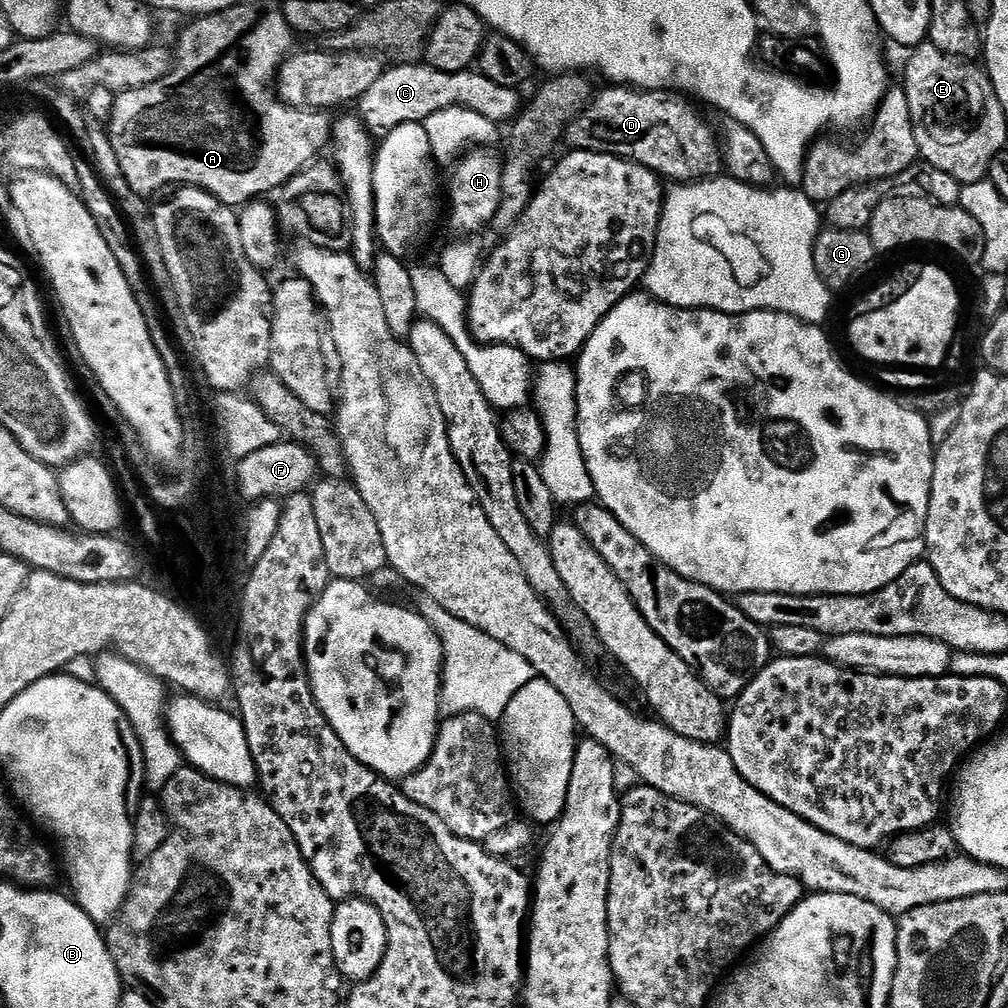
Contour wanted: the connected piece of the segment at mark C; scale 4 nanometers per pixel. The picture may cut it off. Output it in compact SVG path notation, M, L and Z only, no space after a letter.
M424 62L396 64L389 67L378 78L378 82L370 86L370 90L366 90L364 97L358 101L358 115L376 138L384 137L390 130L394 130L394 126L402 126L406 122L419 124L447 108L477 112L484 120L508 122L521 111L520 94L517 89L498 86L477 70L443 72L429 68Z

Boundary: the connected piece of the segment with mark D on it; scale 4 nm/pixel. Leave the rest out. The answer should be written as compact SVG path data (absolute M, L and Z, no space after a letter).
M608 86L604 93L597 95L591 104L571 125L566 133L568 148L578 152L601 152L621 156L636 164L646 166L665 181L677 180L680 186L692 185L697 181L719 177L724 168L722 144L712 133L712 128L700 117L700 112L679 91L641 90L631 86Z

